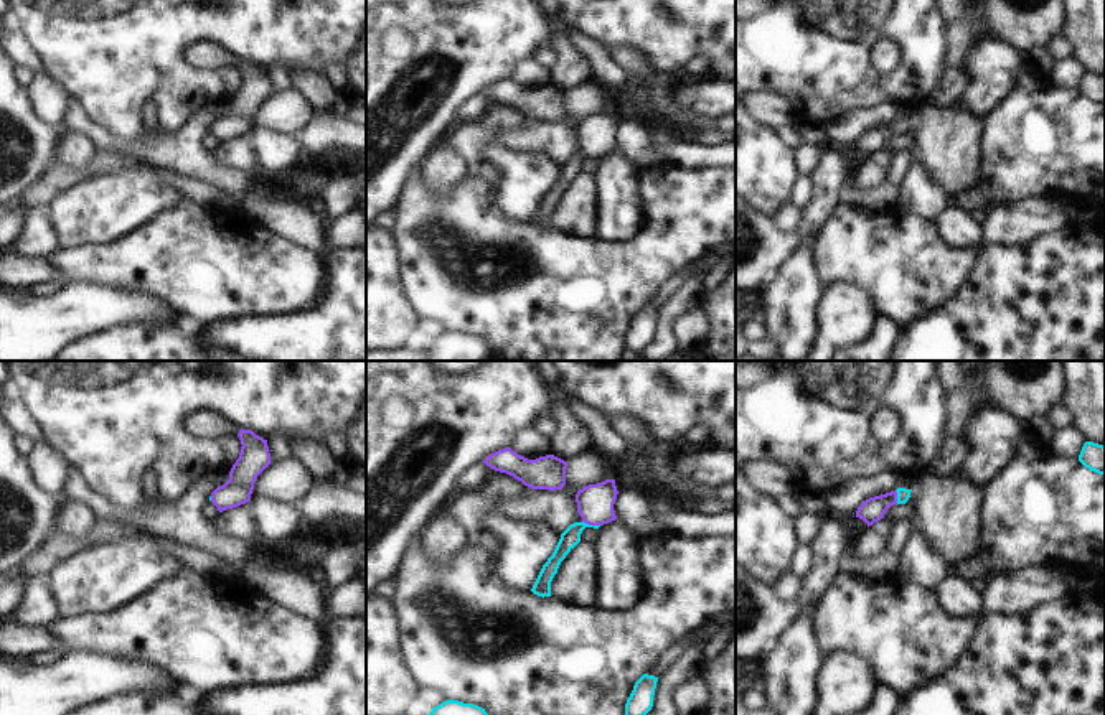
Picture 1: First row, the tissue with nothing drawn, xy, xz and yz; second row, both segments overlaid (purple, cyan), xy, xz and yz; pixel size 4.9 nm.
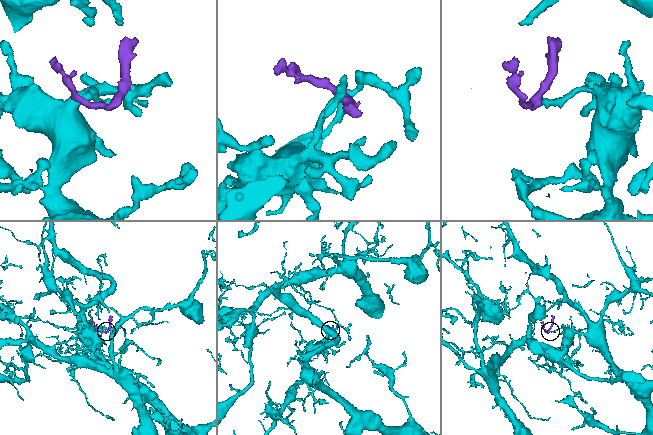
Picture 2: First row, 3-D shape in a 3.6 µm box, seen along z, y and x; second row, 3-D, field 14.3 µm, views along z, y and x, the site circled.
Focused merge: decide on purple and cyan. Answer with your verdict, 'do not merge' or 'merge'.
merge

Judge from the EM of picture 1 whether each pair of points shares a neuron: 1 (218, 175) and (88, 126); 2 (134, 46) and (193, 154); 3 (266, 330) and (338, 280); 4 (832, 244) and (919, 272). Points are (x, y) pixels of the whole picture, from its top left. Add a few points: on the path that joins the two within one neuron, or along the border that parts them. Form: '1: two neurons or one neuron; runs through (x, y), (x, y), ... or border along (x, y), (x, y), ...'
1: one neuron; runs through (185, 155), (182, 152), (121, 147)
2: two neurons; border along (213, 106), (173, 132), (142, 135)
3: one neuron; runs through (287, 330), (304, 330), (332, 302)
4: one neuron; runs through (853, 246), (891, 254), (898, 259)

